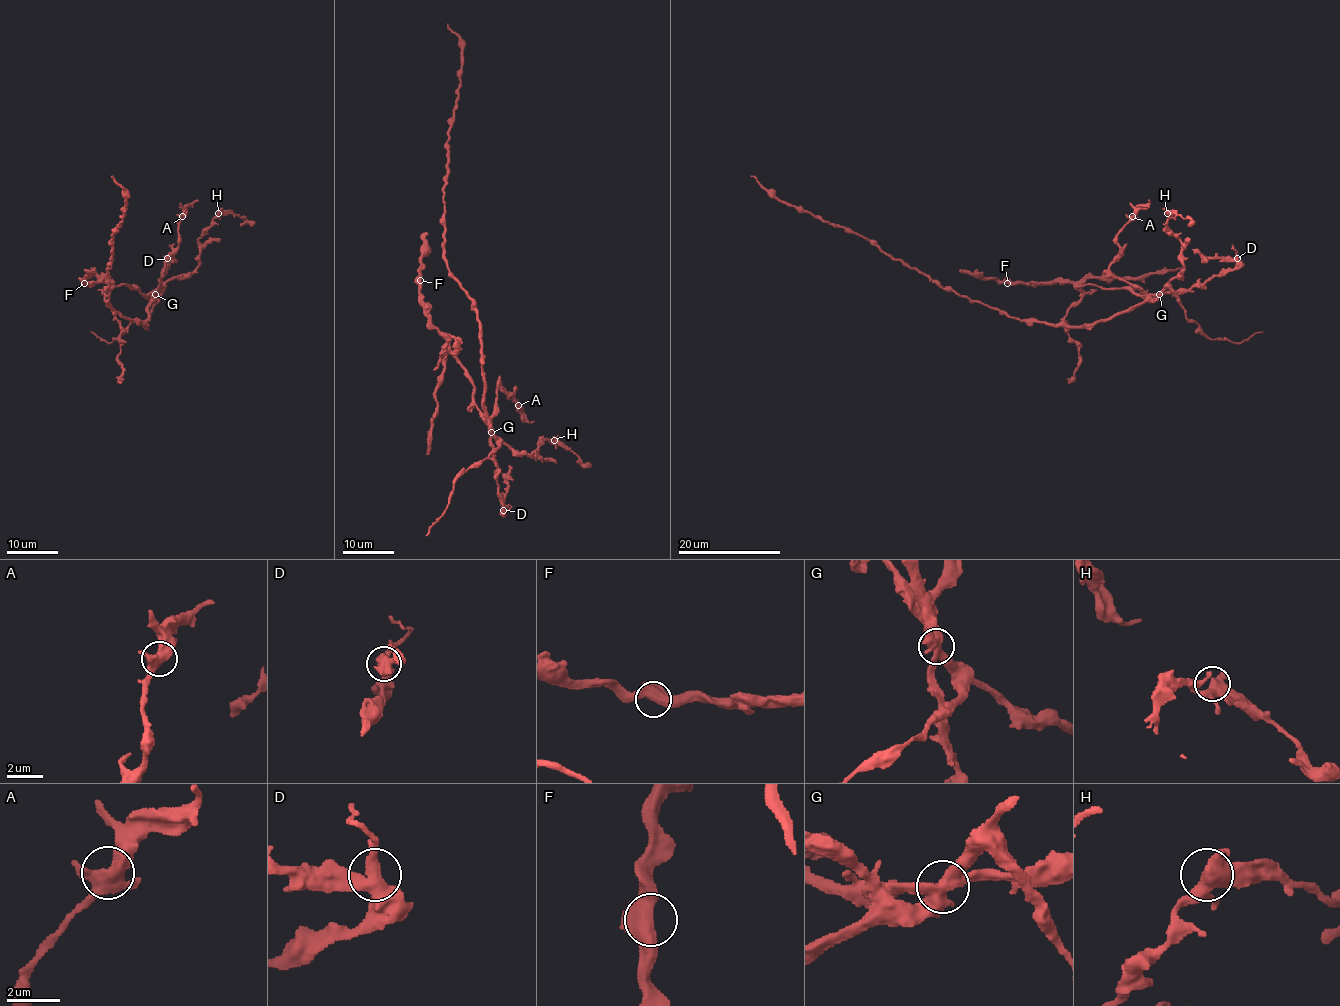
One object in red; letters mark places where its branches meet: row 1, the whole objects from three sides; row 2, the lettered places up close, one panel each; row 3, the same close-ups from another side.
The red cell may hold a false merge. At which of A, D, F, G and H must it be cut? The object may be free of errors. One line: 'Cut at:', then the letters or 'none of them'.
Cut at: G

